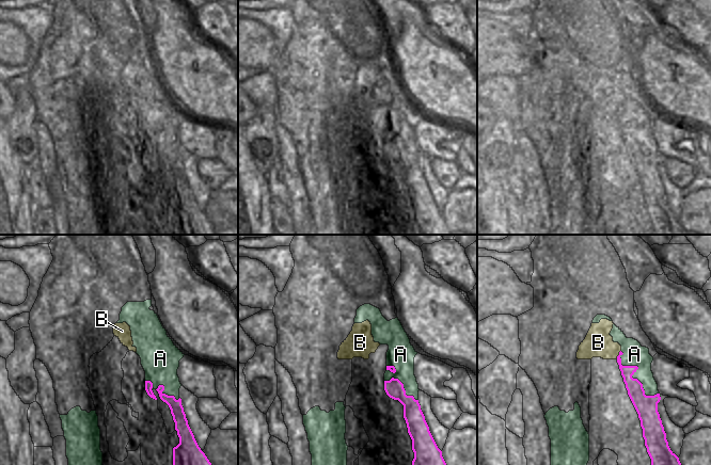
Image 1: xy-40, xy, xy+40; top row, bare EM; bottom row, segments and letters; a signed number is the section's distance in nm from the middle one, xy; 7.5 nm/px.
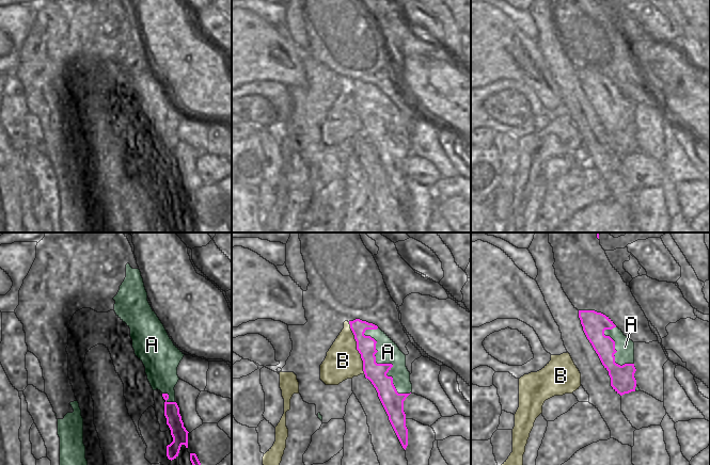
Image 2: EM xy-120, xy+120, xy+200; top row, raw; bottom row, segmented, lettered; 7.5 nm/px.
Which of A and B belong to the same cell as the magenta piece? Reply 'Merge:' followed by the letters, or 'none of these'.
Merge: none of these

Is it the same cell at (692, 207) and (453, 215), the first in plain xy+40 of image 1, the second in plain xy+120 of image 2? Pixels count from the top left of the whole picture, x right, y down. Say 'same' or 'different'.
same

